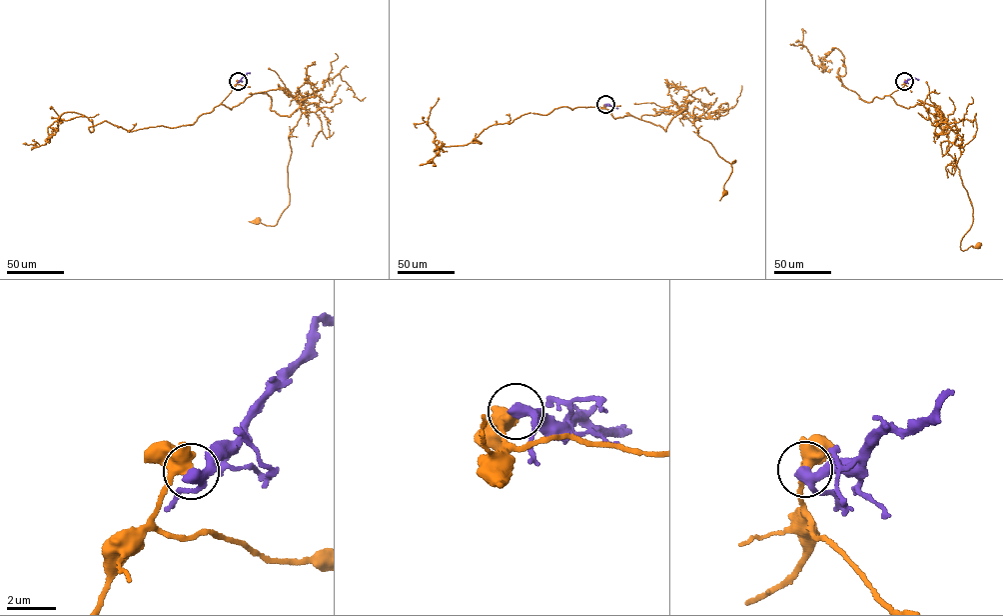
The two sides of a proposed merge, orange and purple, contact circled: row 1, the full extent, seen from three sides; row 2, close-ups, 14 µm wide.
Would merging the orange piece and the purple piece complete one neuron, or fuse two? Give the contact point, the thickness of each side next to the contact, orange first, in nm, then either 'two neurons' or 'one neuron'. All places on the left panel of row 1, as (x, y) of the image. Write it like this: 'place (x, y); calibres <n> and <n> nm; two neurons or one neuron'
place (238, 81); calibres 480 and 360 nm; two neurons

